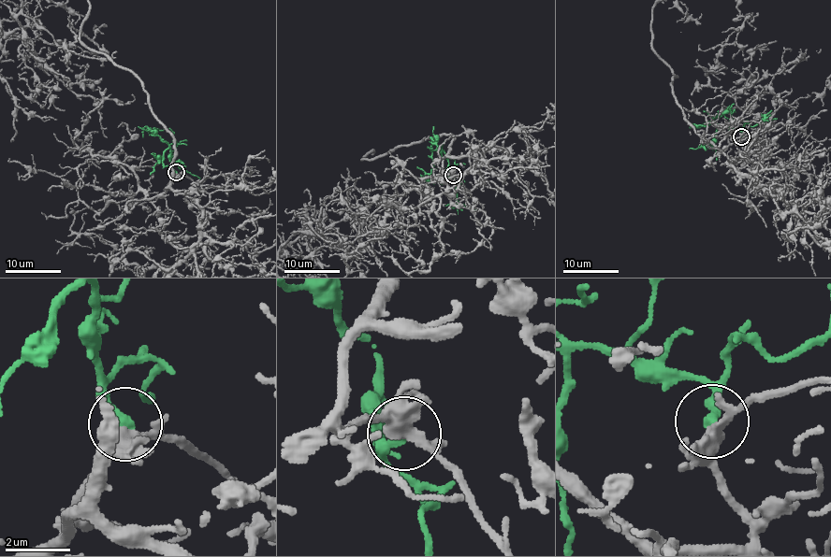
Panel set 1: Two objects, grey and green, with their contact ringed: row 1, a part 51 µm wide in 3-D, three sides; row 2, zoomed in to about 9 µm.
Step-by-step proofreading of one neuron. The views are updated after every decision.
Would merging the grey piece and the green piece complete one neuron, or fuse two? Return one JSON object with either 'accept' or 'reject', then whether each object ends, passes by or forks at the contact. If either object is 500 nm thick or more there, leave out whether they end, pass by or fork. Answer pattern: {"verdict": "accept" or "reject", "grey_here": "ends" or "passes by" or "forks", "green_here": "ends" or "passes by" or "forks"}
{"verdict": "accept", "grey_here": "passes by", "green_here": "ends"}

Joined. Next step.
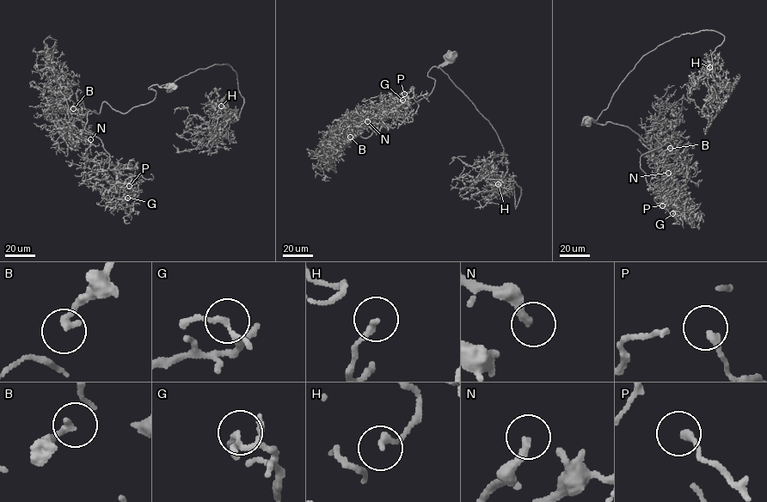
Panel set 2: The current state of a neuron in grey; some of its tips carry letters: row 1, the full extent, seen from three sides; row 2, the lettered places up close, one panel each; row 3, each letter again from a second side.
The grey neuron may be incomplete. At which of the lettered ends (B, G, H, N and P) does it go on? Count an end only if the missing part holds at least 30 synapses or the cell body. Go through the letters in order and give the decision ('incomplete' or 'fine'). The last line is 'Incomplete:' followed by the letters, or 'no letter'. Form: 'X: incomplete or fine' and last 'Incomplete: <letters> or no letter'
B: fine
G: fine
H: fine
N: fine
P: fine
Incomplete: no letter

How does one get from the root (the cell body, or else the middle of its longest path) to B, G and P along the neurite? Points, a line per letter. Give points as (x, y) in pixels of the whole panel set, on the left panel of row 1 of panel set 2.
B: (170, 86), (150, 86), (154, 100), (125, 113), (105, 101), (98, 113), (67, 113), (64, 107), (73, 108)
G: (170, 86), (150, 86), (154, 100), (125, 113), (105, 101), (88, 113), (84, 129), (127, 198)
P: (170, 86), (125, 113), (105, 101), (88, 113), (84, 129), (129, 186)

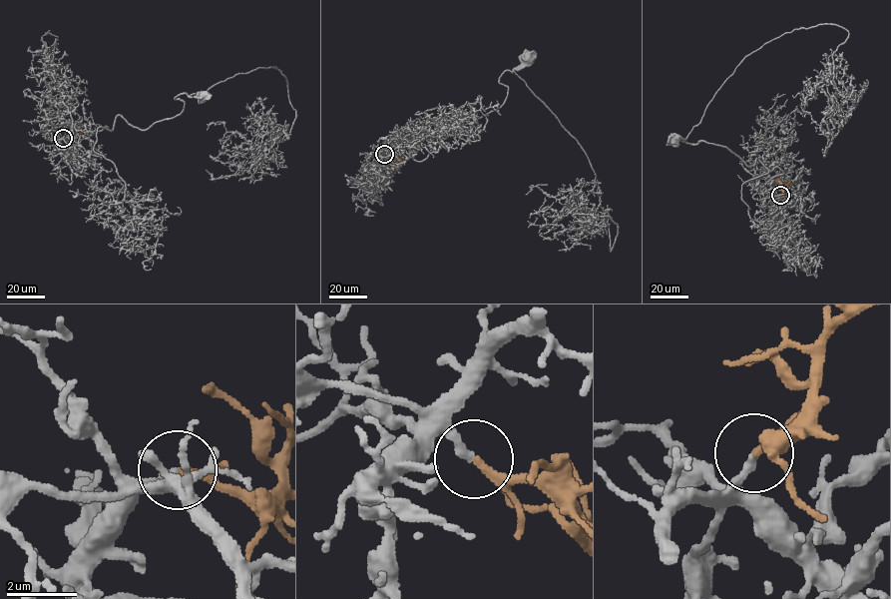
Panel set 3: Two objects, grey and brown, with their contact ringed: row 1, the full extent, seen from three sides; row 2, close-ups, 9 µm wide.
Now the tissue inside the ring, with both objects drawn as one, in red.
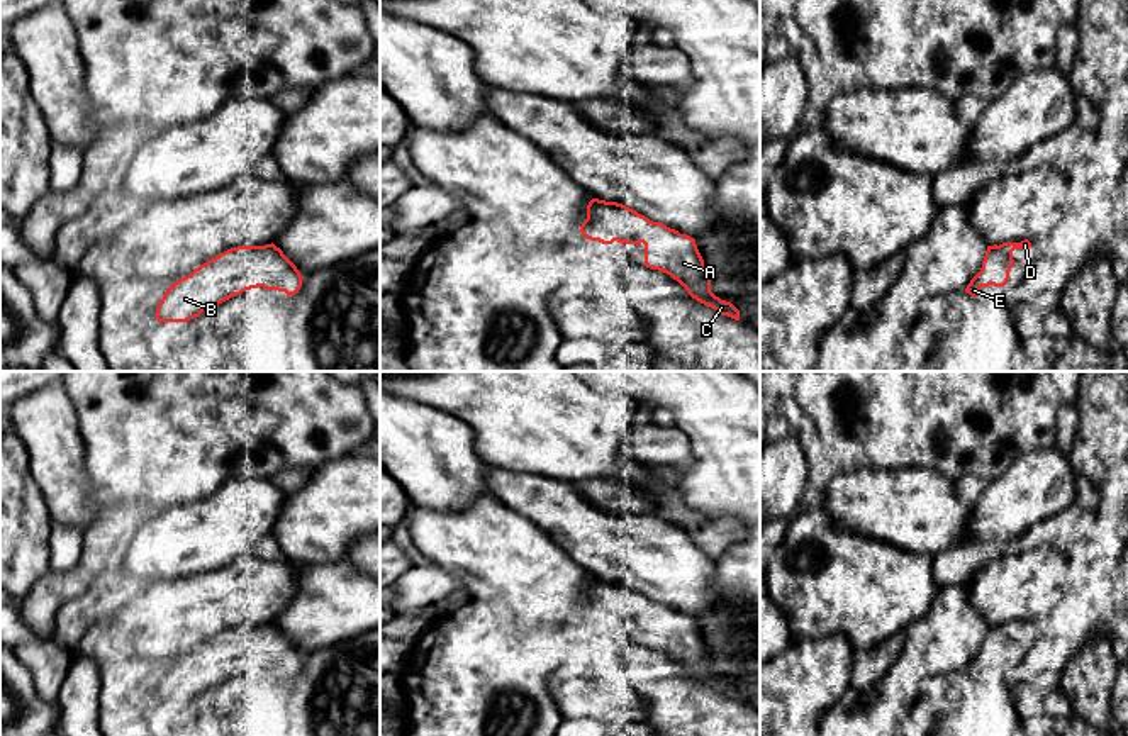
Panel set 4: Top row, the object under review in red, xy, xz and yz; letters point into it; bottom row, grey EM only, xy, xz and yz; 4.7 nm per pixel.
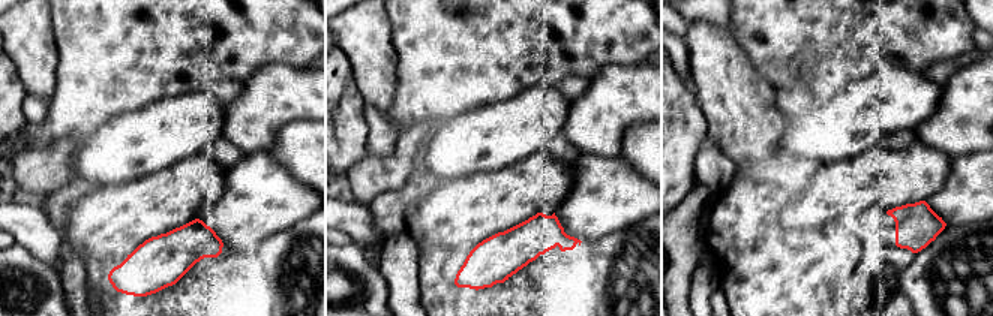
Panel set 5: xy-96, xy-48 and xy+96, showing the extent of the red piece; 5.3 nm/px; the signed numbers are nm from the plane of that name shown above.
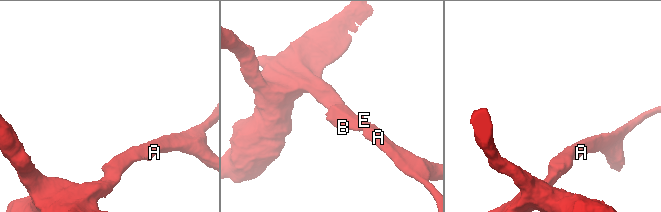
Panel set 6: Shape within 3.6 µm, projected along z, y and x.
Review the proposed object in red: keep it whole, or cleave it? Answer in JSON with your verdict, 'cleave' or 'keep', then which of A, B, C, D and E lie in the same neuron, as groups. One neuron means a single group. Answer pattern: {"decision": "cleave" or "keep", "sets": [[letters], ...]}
{"decision": "keep", "sets": [["A", "B", "C", "D", "E"]]}

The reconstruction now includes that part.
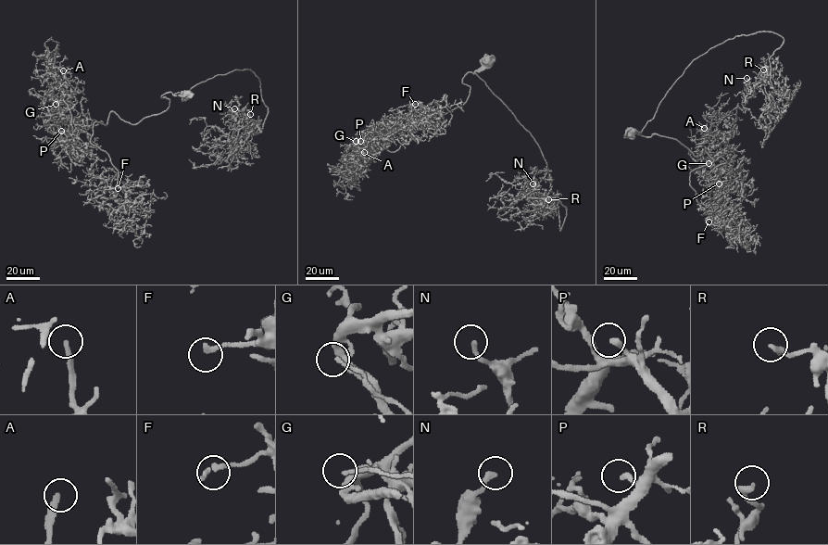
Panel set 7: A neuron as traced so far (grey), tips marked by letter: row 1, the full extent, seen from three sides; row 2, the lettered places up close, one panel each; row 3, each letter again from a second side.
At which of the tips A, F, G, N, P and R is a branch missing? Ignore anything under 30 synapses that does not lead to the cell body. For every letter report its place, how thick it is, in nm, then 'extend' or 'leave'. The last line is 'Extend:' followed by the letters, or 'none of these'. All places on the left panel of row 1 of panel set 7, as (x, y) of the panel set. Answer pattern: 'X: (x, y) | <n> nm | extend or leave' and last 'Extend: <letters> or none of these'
A: (63, 70) | 260 nm | extend
F: (118, 188) | 220 nm | leave
G: (56, 104) | 140 nm | leave
N: (234, 108) | 220 nm | leave
P: (61, 131) | 240 nm | leave
R: (250, 114) | 260 nm | leave
Extend: A

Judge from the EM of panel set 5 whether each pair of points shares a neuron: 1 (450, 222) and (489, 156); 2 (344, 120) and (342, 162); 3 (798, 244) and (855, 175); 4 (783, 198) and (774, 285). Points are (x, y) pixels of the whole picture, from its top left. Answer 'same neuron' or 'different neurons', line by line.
1: different neurons
2: same neuron
3: different neurons
4: same neuron

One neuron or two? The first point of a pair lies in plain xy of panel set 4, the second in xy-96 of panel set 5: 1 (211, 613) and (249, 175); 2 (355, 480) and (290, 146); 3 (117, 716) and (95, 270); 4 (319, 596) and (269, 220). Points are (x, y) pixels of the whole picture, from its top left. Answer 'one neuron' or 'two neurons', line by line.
1: two neurons
2: two neurons
3: one neuron
4: one neuron

